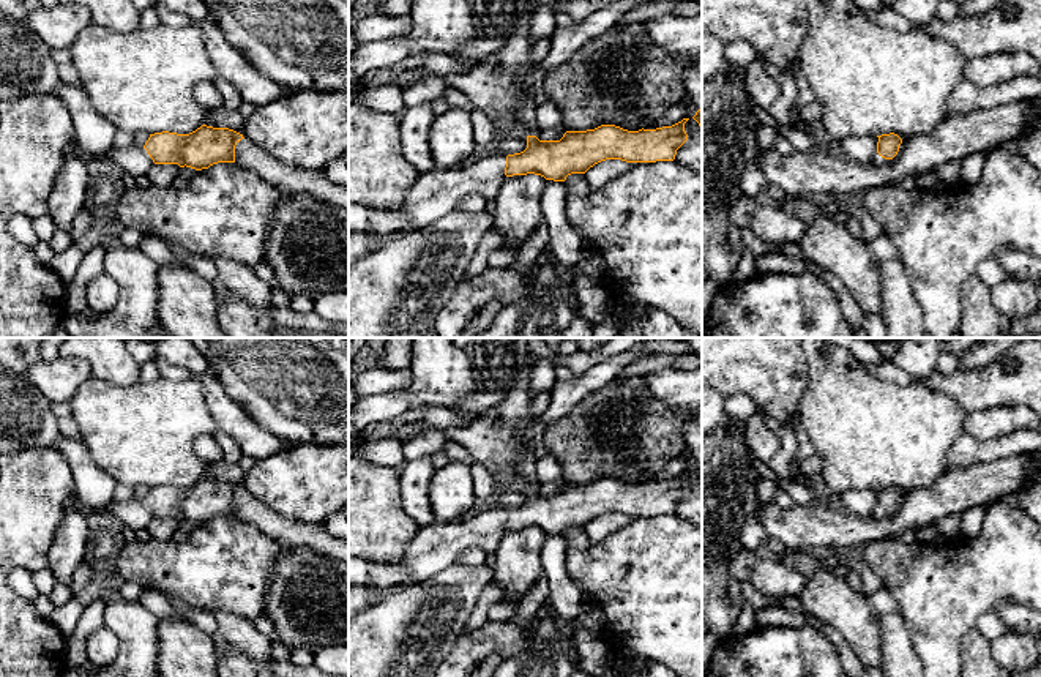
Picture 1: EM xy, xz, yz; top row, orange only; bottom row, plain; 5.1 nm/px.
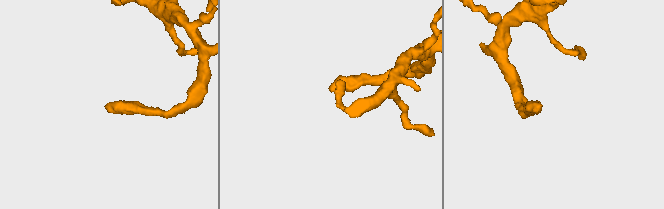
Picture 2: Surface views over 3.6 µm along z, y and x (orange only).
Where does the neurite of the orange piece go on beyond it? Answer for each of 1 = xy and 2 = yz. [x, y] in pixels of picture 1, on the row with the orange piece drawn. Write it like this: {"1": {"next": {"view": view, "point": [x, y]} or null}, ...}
{"1": {"next": {"view": "xy", "point": [134, 160]}}, "2": {"next": {"view": "yz", "point": [877, 158]}}}

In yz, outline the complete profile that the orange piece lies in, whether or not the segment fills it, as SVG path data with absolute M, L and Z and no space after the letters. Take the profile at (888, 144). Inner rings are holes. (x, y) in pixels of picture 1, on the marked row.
M894 133L882 134L877 137L877 153L872 161L882 166L893 164L896 158L902 153L902 139Z

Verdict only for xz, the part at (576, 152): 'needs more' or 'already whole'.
needs more

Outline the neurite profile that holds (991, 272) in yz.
M987 257L983 262L978 264L976 273L975 273L984 286L992 289L995 284L1003 282L1008 275L1002 264L997 260L997 257Z

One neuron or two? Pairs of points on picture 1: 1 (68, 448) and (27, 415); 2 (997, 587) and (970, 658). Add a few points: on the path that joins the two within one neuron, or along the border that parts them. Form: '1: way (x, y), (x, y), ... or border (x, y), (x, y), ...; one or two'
1: border (62, 437), (52, 447); two
2: border (973, 627), (961, 643), (959, 660); two

